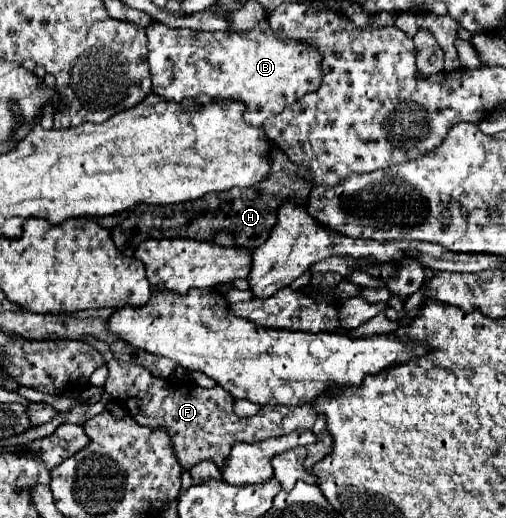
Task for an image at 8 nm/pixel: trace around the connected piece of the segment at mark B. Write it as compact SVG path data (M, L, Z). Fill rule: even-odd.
M268 19L260 21L248 33L206 33L152 23L146 35L152 91L156 95L168 101L200 93L218 99L238 99L244 101L244 119L252 125L262 125L270 115L284 111L292 101L312 93L322 81L320 51L304 41L274 35Z

